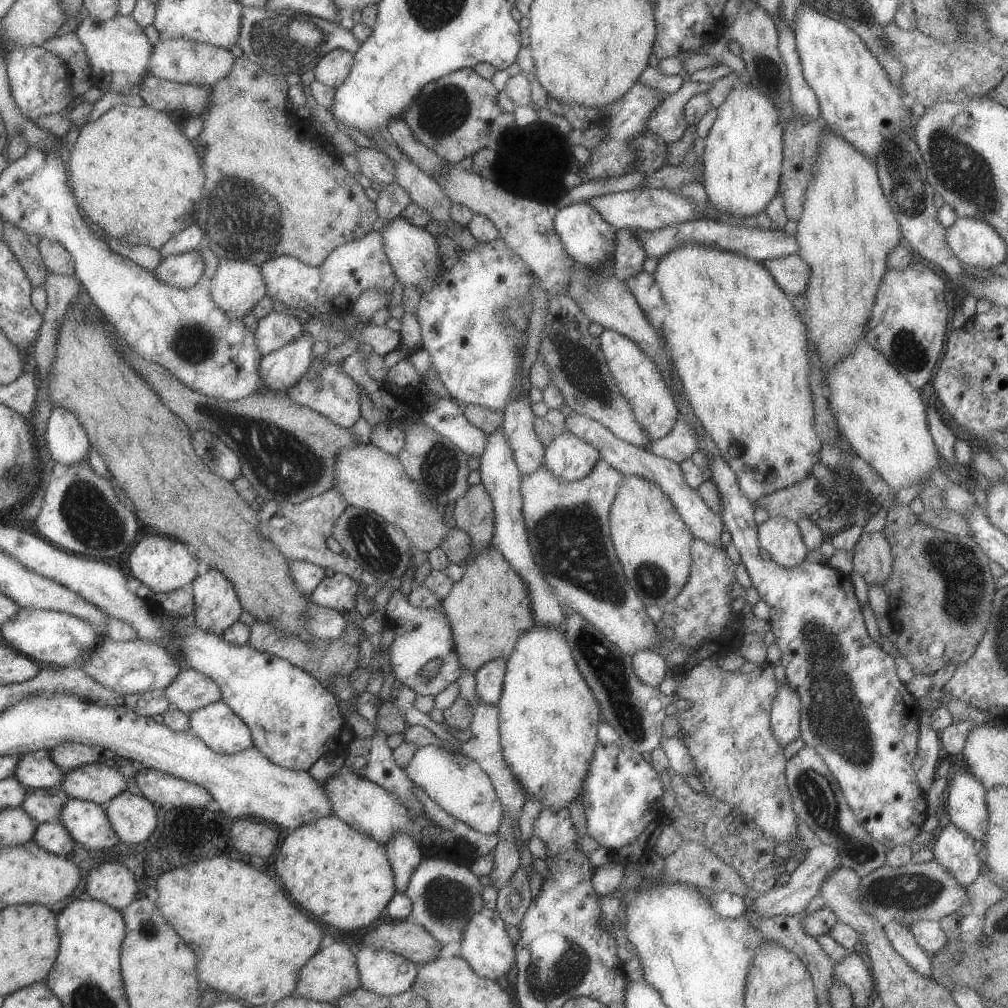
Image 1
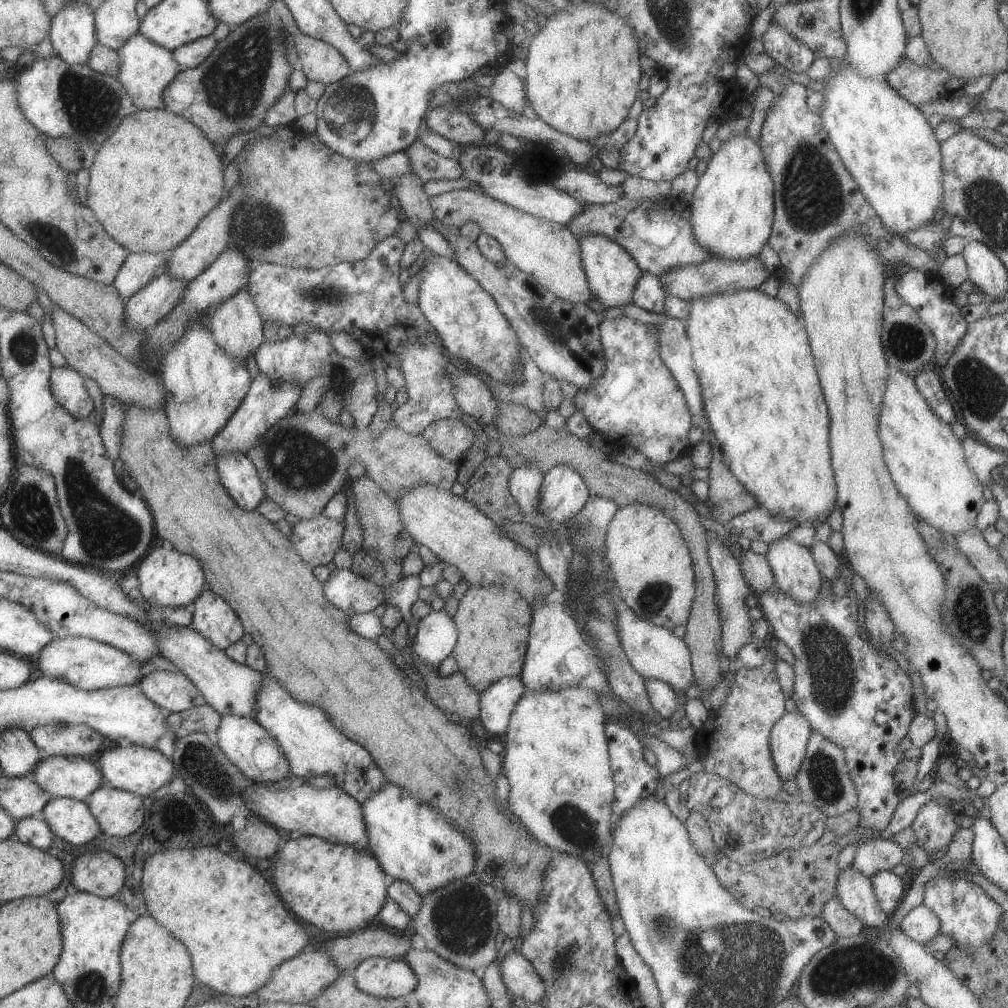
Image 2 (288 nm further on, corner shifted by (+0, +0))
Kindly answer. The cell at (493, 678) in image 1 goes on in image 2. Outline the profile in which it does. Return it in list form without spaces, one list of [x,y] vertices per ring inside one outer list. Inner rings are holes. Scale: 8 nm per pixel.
[[[503,676],[501,680],[493,682],[483,694],[479,702],[479,720],[483,728],[491,734],[505,734],[509,716],[519,702],[527,694],[521,678]]]

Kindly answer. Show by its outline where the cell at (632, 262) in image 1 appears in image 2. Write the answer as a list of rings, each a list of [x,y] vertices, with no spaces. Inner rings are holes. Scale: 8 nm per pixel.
[[[641,272],[639,282],[635,284],[635,290],[633,290],[633,304],[643,310],[655,312],[655,314],[663,312],[665,288],[657,276],[649,272]]]

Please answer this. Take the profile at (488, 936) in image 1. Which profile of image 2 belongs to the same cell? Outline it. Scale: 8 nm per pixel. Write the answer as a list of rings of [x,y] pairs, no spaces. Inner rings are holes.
[[[517,948],[509,950],[507,956],[503,956],[501,960],[495,960],[495,964],[511,998],[519,996],[523,1002],[541,1002],[545,986],[539,974],[533,970],[531,962]]]

